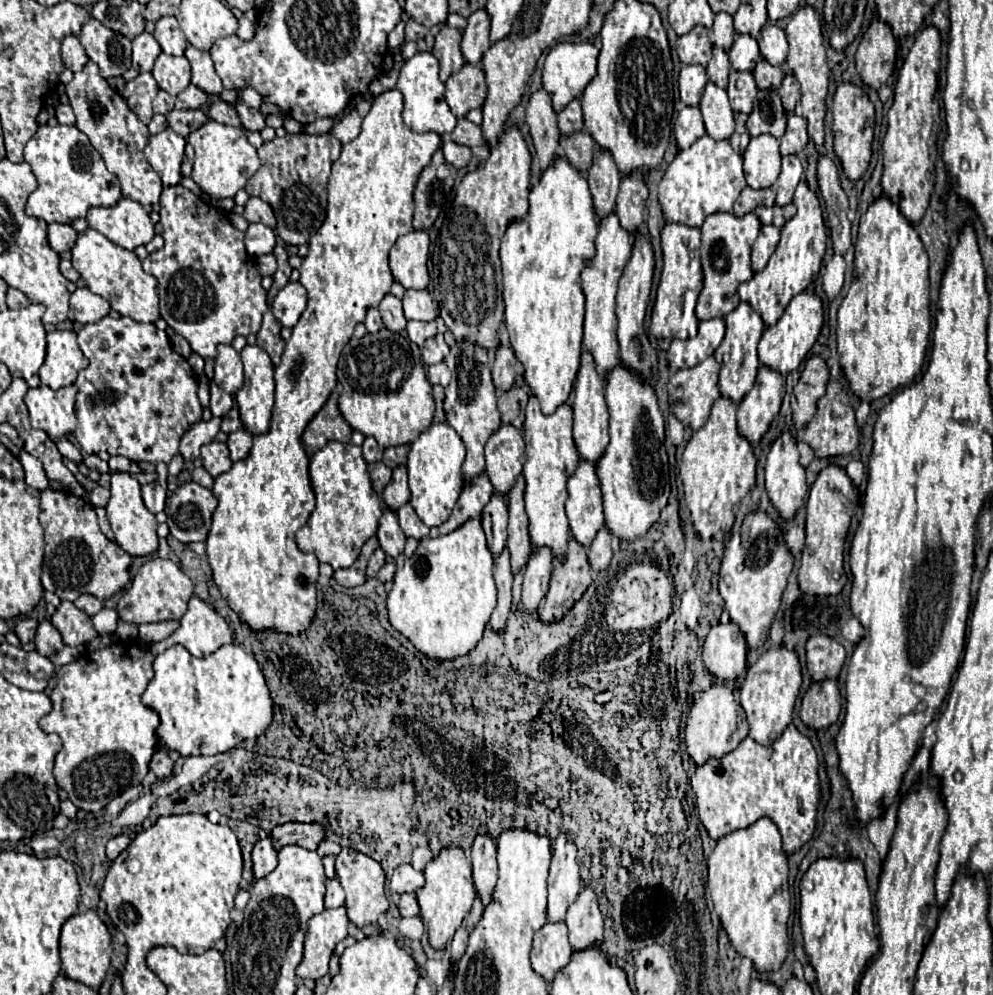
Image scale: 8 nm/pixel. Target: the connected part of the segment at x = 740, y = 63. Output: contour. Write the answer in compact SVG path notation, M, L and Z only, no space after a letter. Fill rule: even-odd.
M737 35L735 43L729 51L731 67L735 71L753 71L759 59L761 59L761 53L759 53L757 41L747 35Z

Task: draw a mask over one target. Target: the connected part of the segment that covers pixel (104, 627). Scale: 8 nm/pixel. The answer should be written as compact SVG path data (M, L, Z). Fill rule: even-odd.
M103 607L97 615L91 617L91 621L93 621L93 625L95 625L95 629L97 629L99 635L111 635L111 633L115 633L115 629L117 629L119 615L117 615L115 609Z

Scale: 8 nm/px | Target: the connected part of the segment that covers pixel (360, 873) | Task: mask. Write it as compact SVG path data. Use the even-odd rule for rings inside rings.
M343 847L335 861L335 875L341 883L341 887L345 889L347 917L355 927L363 929L371 923L377 923L377 917L389 909L389 901L385 897L385 871L381 869L381 865L375 859L363 855L355 849Z

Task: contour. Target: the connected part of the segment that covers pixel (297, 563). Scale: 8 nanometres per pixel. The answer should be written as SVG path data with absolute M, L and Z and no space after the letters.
M389 89L375 97L371 111L363 117L361 133L353 141L343 145L341 157L333 163L329 177L329 207L321 229L309 241L309 255L301 265L299 283L309 293L307 309L301 313L299 323L283 351L281 365L275 367L275 405L273 419L267 433L253 437L253 449L245 461L233 463L233 467L219 475L213 485L213 495L219 505L213 513L213 525L207 537L207 559L213 571L213 581L229 607L249 625L251 631L281 631L301 633L305 631L317 609L317 577L319 561L313 553L301 553L295 543L295 531L307 523L315 509L315 493L309 481L309 457L299 441L307 421L325 405L331 389L337 383L335 369L343 345L353 335L357 323L365 321L369 307L377 307L389 293L393 275L389 269L389 249L403 233L411 231L413 219L413 189L419 173L431 163L431 153L439 149L441 137L437 133L415 133L403 119L403 95L397 89Z

